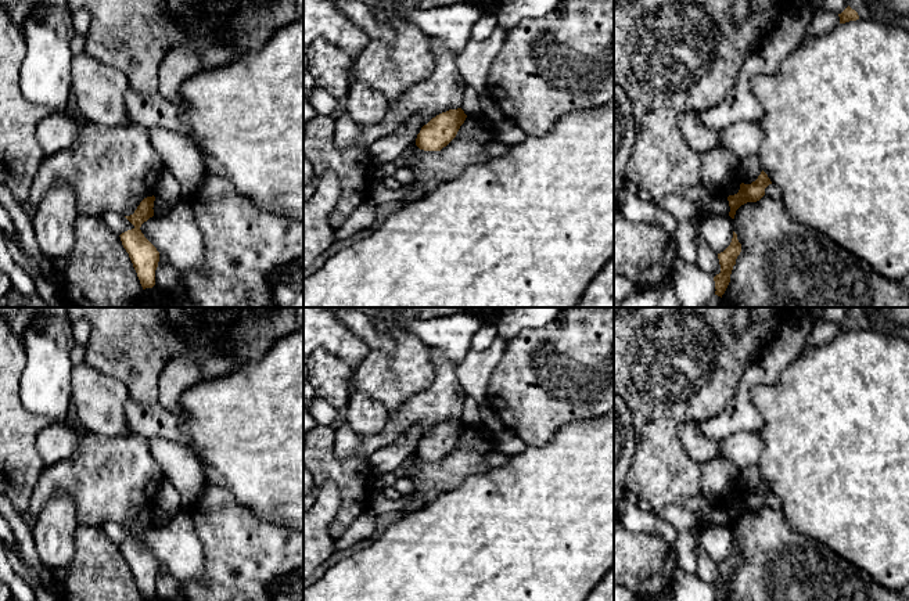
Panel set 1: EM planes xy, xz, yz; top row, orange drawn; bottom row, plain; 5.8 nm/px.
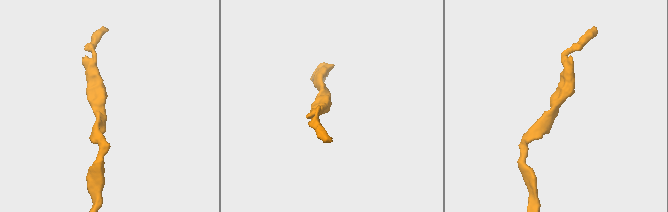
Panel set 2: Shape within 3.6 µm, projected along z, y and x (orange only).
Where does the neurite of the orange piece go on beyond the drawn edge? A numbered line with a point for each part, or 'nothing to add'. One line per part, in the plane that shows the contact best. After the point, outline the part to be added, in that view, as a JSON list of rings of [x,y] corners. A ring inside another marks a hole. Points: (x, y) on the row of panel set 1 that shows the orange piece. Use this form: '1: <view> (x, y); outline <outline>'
1: yz (895, 13); outline [[[849,0],[862,19],[874,19],[909,32],[909,0]]]

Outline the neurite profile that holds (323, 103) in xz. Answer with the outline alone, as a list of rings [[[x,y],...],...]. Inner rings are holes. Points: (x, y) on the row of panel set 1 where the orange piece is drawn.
[[[315,86],[309,93],[306,93],[305,97],[315,108],[317,115],[333,115],[338,105],[338,100],[335,97],[317,86]]]

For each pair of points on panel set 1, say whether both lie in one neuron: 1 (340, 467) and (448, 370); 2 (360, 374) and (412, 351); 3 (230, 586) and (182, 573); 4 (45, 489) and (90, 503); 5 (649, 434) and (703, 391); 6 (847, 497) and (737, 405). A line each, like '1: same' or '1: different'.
1: different
2: same
3: different
4: same
5: same
6: different

